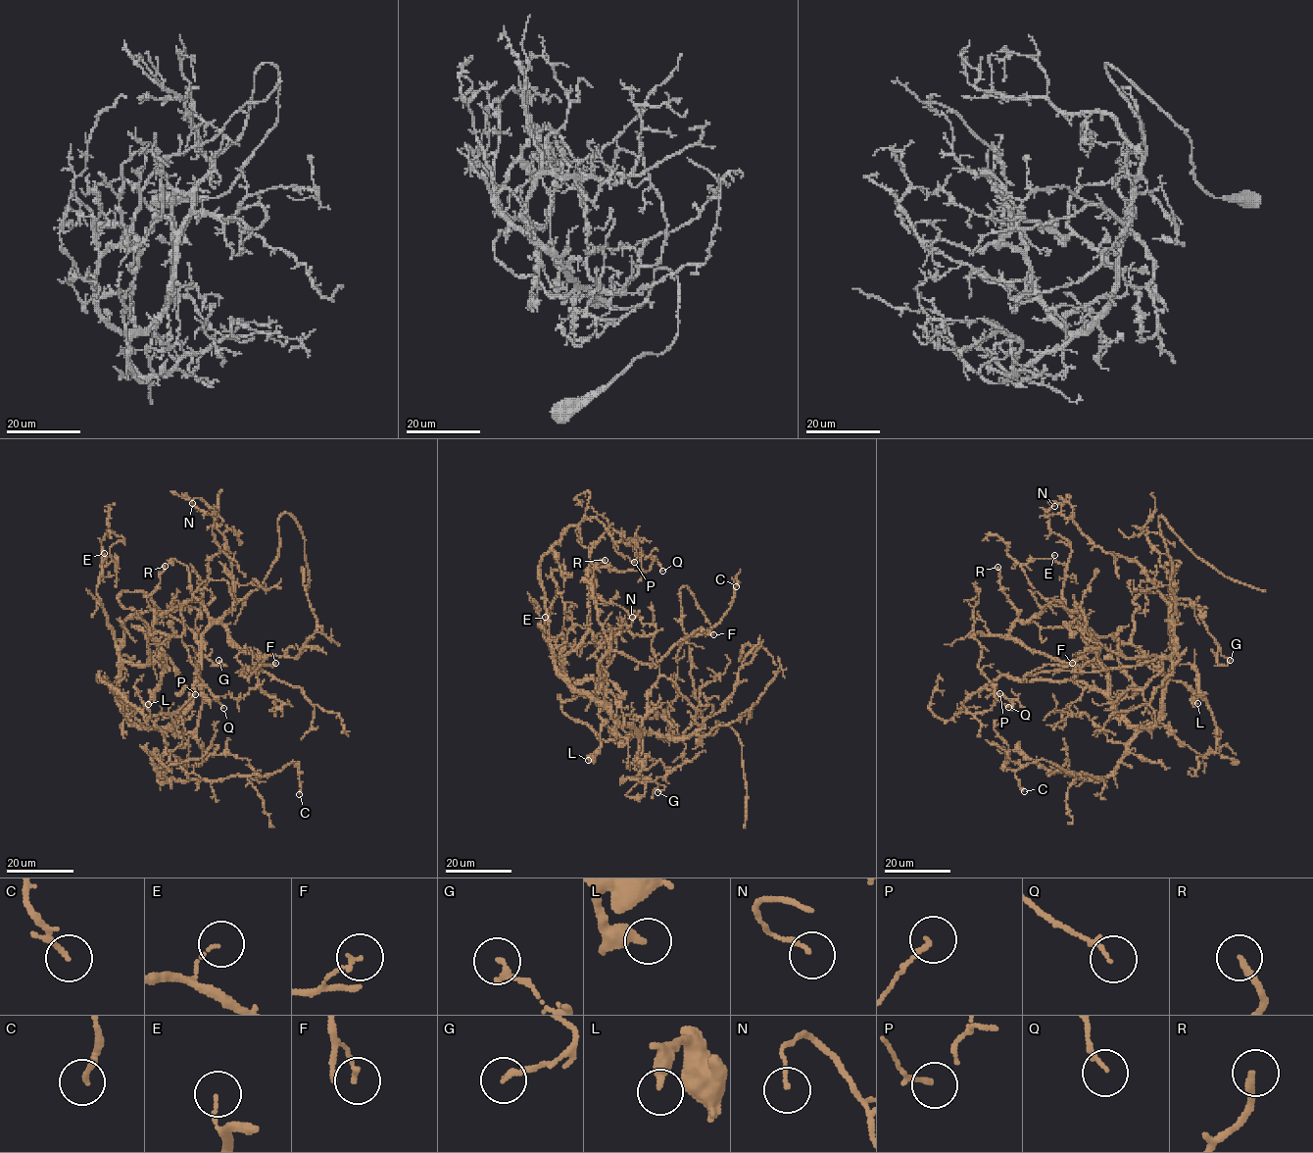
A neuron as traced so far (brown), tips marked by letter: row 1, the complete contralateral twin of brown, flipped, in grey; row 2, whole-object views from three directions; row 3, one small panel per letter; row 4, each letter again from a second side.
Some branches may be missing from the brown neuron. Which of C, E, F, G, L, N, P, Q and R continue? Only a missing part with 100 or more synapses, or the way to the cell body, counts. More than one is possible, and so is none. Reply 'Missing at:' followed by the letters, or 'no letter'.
Missing at: no letter

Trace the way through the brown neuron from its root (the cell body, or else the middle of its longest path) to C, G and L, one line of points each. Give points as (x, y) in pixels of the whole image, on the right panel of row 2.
C: (1154, 721), (1103, 778), (1040, 759), (1015, 772), (1024, 791)
G: (1154, 721), (1172, 669), (1173, 605), (1196, 608), (1219, 646), (1216, 662), (1227, 665), (1230, 660)
L: (1154, 721), (1172, 669), (1178, 613), (1160, 592), (1142, 592), (1133, 601), (1132, 643), (1184, 682), (1197, 703)

